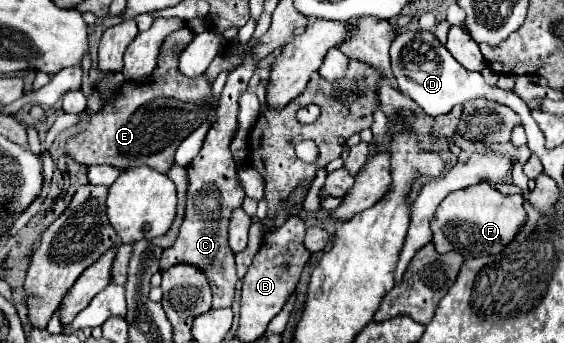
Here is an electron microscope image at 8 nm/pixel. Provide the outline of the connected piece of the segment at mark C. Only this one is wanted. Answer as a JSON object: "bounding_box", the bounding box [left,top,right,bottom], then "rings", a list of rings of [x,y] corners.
{"bounding_box":[160,52,257,308],"rings":[[[247,52],[240,67],[232,70],[228,75],[228,82],[220,94],[218,104],[218,122],[210,126],[206,140],[202,144],[200,154],[188,166],[188,200],[186,200],[186,214],[180,226],[180,234],[172,248],[166,248],[160,258],[160,270],[166,270],[178,262],[188,262],[206,270],[214,300],[212,308],[228,308],[234,300],[234,286],[236,286],[236,268],[234,268],[234,252],[228,248],[228,220],[230,212],[238,208],[244,200],[244,190],[236,174],[236,162],[230,154],[230,142],[236,132],[236,112],[239,109],[239,98],[248,88],[248,82],[254,73],[257,61],[253,53]]]}

